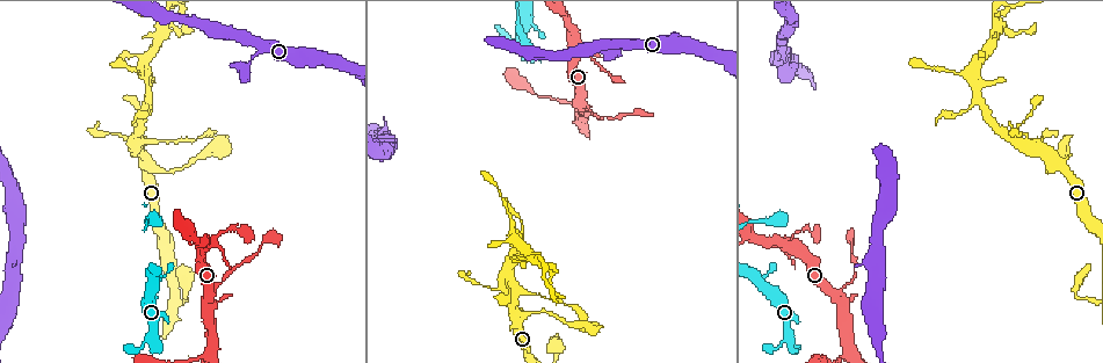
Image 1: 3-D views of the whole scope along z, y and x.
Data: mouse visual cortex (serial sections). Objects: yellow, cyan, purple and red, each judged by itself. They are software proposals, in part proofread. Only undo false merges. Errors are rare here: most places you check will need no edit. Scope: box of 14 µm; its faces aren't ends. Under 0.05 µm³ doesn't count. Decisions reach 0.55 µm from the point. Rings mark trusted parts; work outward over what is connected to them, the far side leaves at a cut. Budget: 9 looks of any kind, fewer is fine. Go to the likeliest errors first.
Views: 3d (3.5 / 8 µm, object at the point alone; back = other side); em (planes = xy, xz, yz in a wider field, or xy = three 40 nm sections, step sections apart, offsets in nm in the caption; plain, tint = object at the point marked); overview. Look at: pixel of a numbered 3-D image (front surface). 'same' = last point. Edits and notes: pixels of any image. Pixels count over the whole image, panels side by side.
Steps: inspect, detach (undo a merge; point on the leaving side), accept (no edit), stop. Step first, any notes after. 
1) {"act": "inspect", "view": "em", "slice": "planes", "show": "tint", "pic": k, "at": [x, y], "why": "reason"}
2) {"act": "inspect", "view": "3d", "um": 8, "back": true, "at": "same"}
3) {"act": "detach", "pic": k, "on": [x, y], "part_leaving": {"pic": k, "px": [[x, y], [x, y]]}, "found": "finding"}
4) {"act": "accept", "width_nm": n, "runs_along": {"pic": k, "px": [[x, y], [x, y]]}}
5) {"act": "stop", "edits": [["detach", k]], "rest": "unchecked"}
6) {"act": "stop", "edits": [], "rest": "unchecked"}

{"act": "inspect", "view": "em", "slice": "xy", "step": 3, "show": "tint", "pic": 1, "at": [788, 348], "why": "sharp bend"}

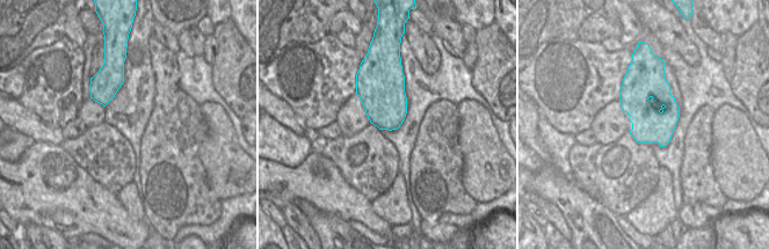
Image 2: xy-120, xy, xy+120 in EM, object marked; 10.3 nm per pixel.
{"act": "inspect", "view": "3d", "um": 3.5, "back": true, "at": "same", "why": "wider look"}

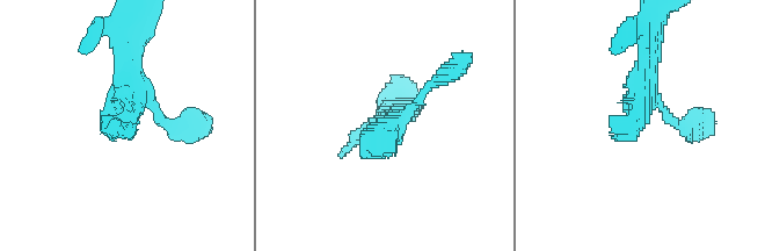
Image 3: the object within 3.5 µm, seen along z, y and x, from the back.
{"act": "accept", "runs_along": {"pic": 3, "px": [[653, 43], [639, 117], [609, 117]]}, "found": "continuous, no second cell"}

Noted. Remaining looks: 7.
{"act": "inspect", "view": "3d", "um": 8, "back": true, "pic": 1, "at": [784, 63], "why": "thick turns thin"}

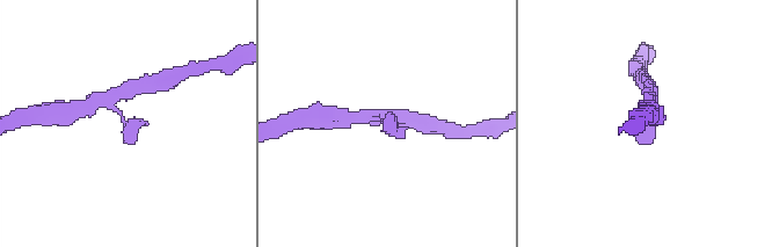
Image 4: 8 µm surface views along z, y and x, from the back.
{"act": "inspect", "view": "3d", "um": 3.5, "pic": 4, "at": [127, 122]}

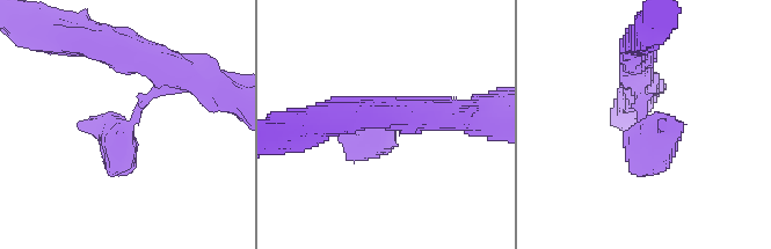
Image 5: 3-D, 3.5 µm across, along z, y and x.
{"act": "inspect", "view": "em", "slice": "planes", "show": "tint", "pic": 5, "at": [130, 126], "why": "shape alone is not enough"}

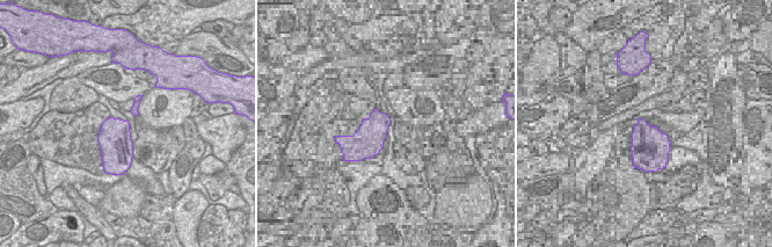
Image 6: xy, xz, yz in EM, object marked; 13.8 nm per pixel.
{"act": "accept", "runs_along": {"pic": 5, "px": [[182, 75], [171, 72], [121, 132], [79, 125]]}, "found": "continuous, no second cell"}

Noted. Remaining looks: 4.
{"act": "inspect", "view": "3d", "um": 8, "pic": 1, "at": [521, 321], "why": "three arms meet"}

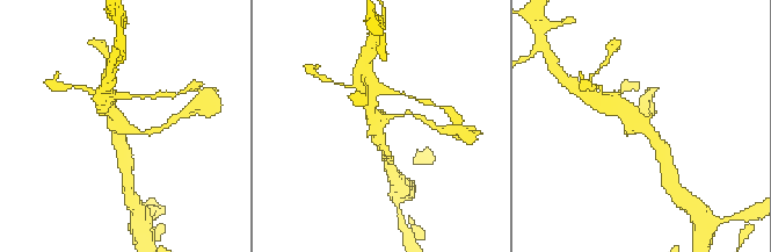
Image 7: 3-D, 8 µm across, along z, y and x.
{"act": "inspect", "view": "3d", "um": 3.5, "pic": 7, "at": [117, 126]}

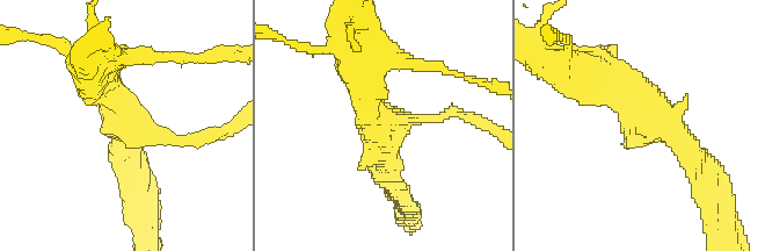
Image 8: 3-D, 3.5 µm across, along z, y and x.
{"act": "inspect", "view": "em", "slice": "planes", "show": "tint", "pic": 8, "at": [385, 138], "arms": 3, "arm_widths_nm": [150, 300, 350]}

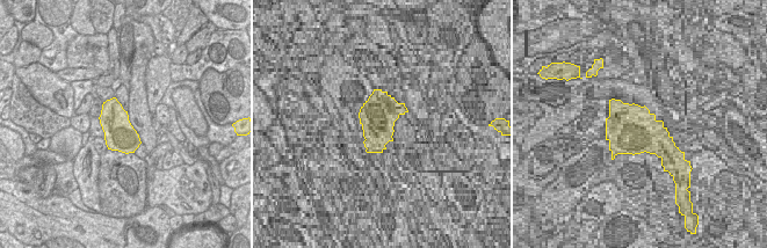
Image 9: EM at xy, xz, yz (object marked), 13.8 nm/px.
{"act": "accept", "runs_along": {"pic": 8, "px": [[705, 179], [678, 136], [606, 76]]}, "found": "continuous, no second cell"}

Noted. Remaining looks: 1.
{"act": "stop", "edits": [], "rest": "unchecked"}

